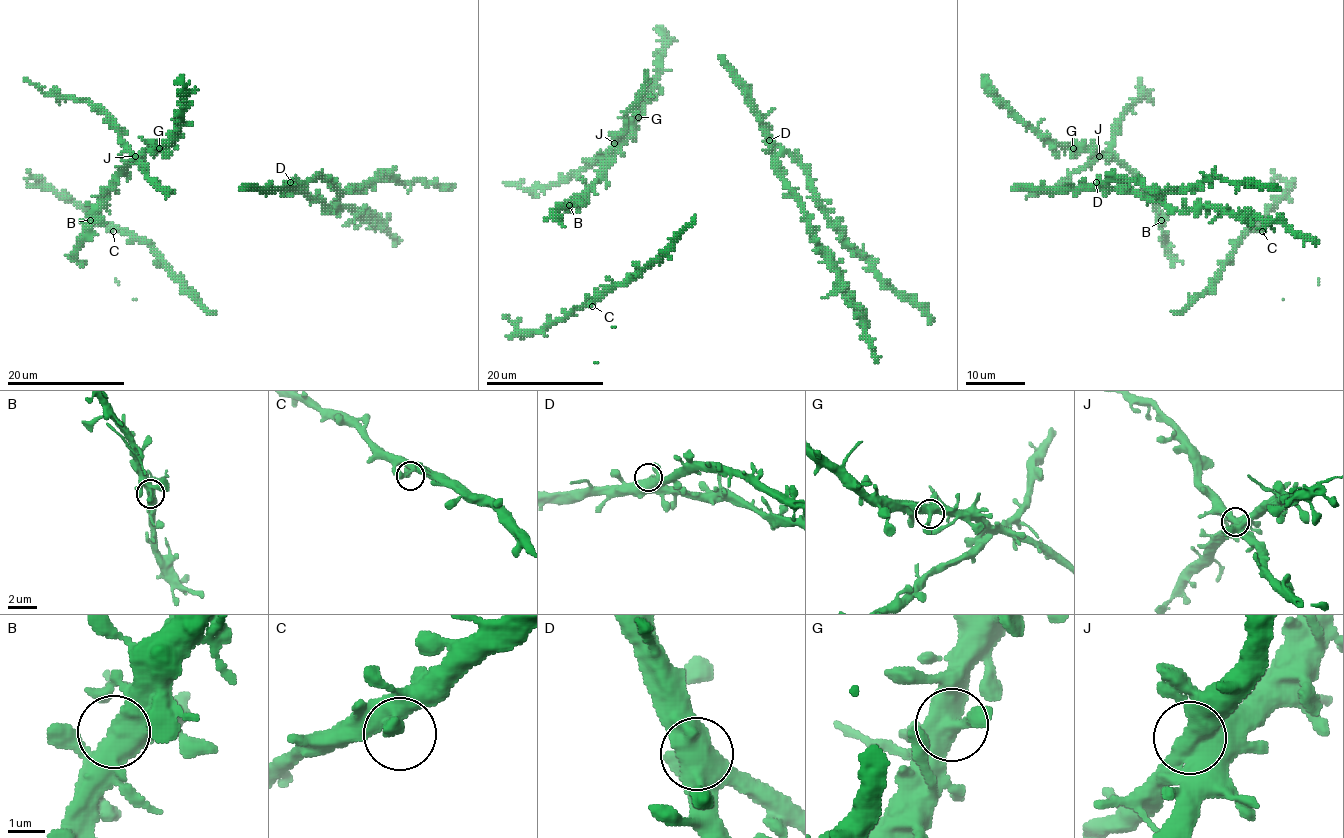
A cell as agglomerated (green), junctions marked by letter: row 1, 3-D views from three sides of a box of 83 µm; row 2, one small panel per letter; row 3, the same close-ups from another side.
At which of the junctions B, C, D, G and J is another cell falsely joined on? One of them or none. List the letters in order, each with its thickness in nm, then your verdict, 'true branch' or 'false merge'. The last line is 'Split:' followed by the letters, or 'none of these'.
B: calibre 440 nm; true branch
C: calibre 440 nm; true branch
D: calibre 850 nm; true branch
G: calibre 480 nm; true branch
J: calibre 850 nm; true branch
Split: none of these

